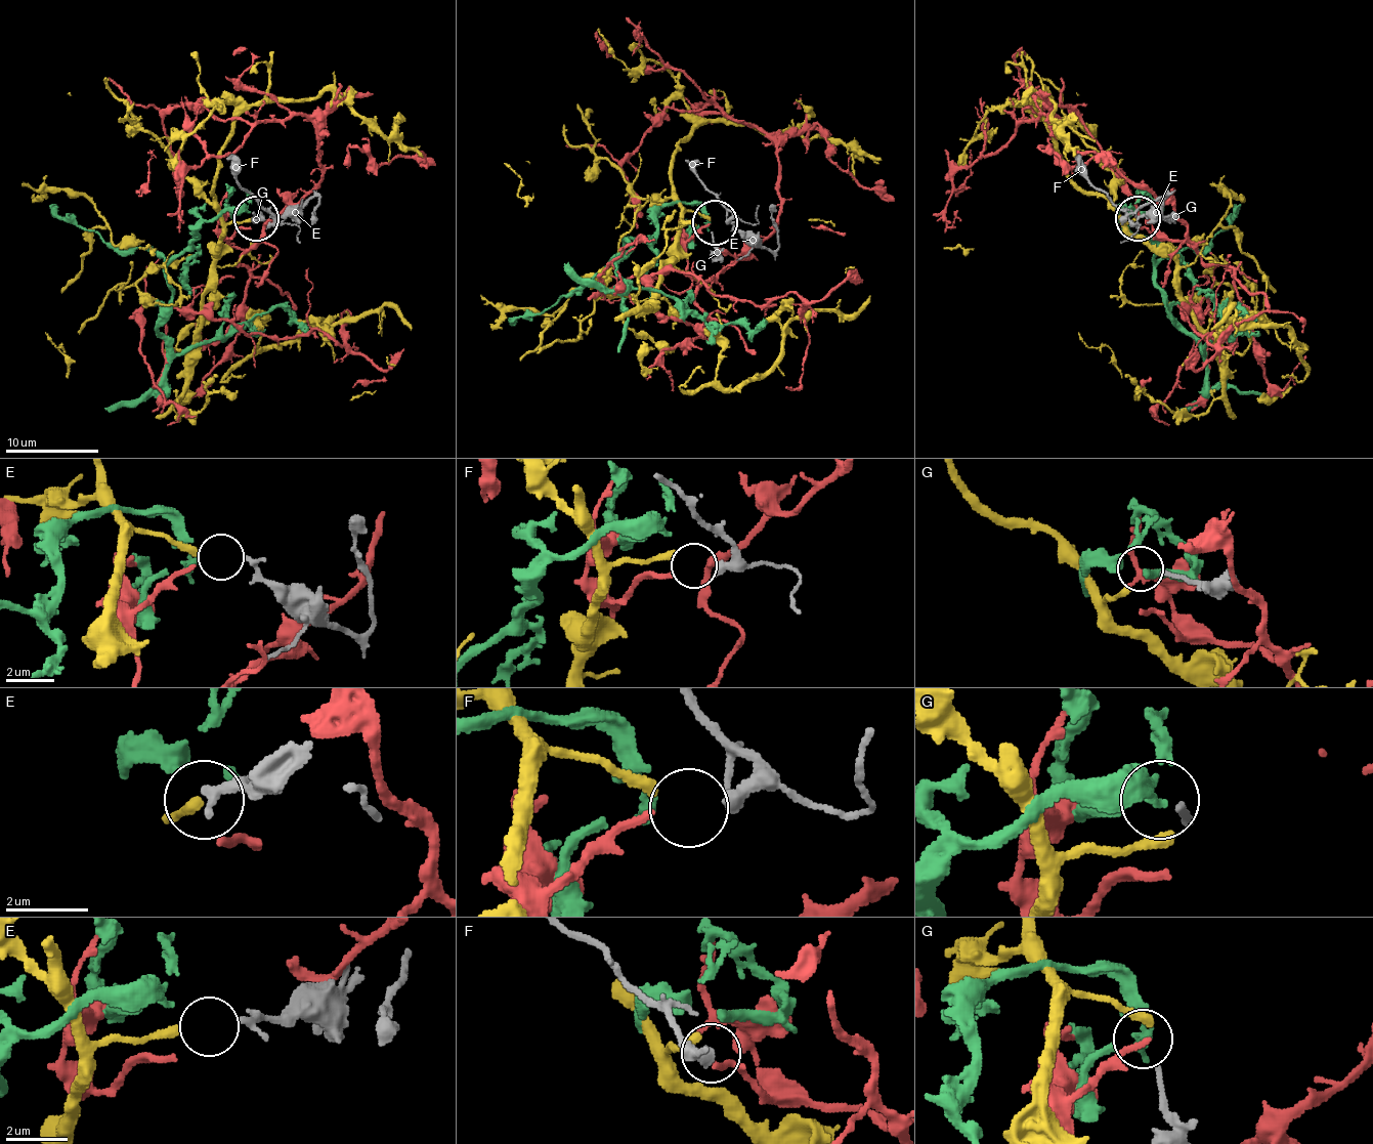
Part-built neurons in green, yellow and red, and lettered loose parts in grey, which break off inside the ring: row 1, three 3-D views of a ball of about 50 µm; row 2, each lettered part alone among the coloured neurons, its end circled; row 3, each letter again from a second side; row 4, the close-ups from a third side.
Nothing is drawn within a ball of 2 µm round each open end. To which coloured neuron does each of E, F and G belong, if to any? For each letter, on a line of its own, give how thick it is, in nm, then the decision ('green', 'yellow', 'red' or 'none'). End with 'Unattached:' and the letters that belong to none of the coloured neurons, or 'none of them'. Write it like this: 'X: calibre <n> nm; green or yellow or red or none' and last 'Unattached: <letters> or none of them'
E: calibre 170 nm; yellow
F: calibre 340 nm; red
G: calibre 160 nm; green
Unattached: none of them

